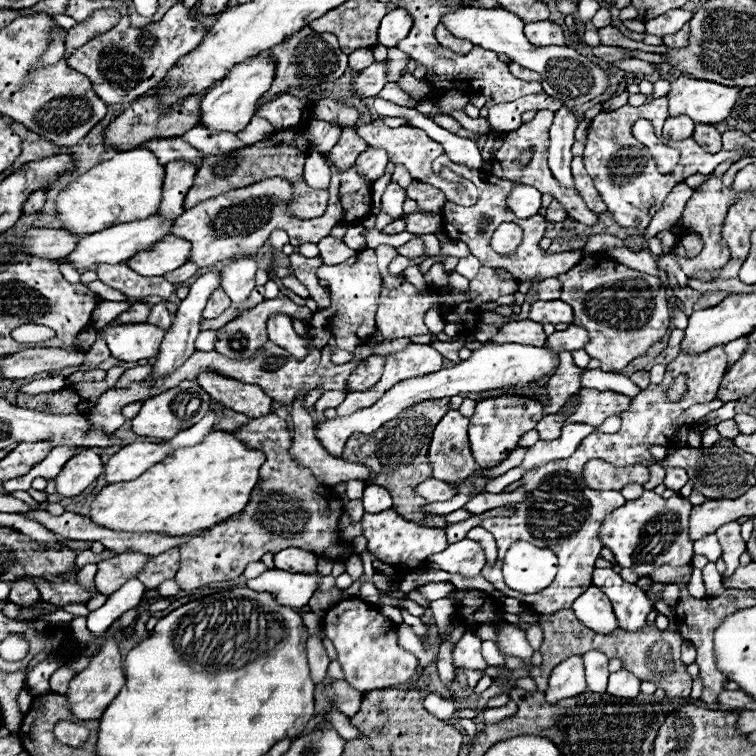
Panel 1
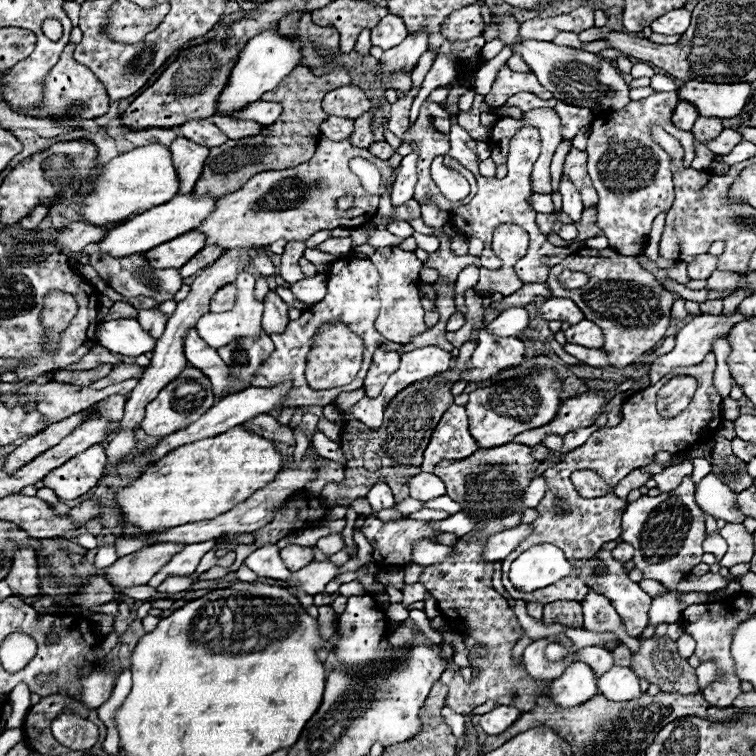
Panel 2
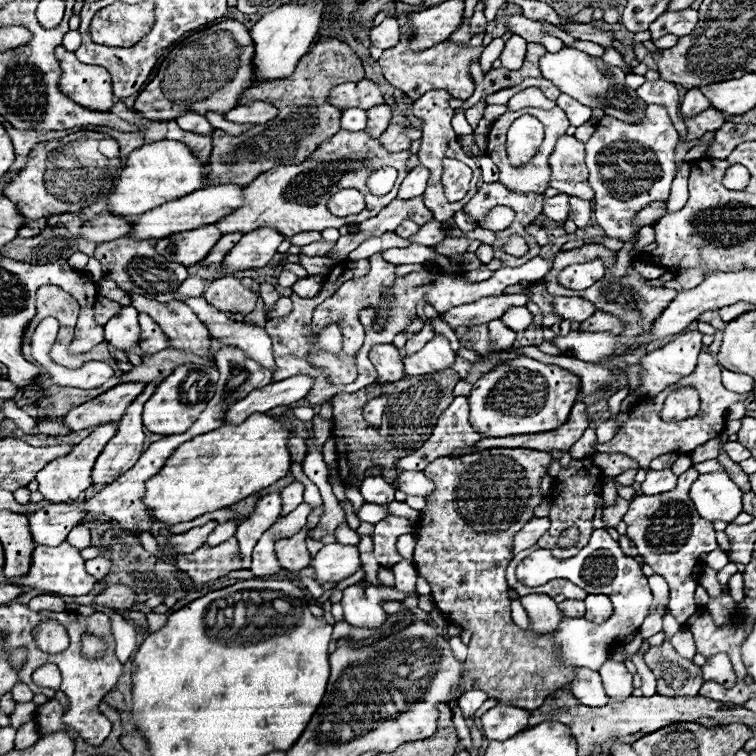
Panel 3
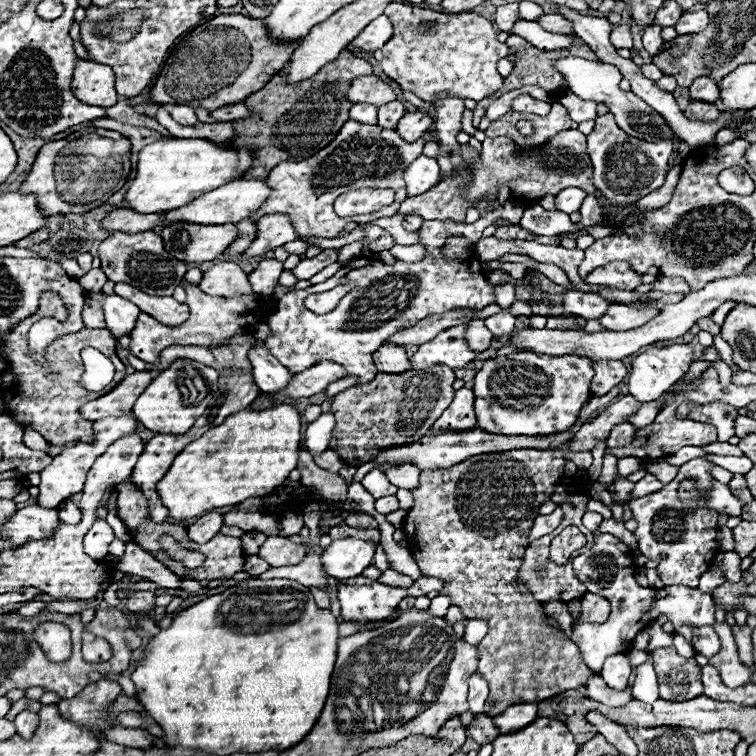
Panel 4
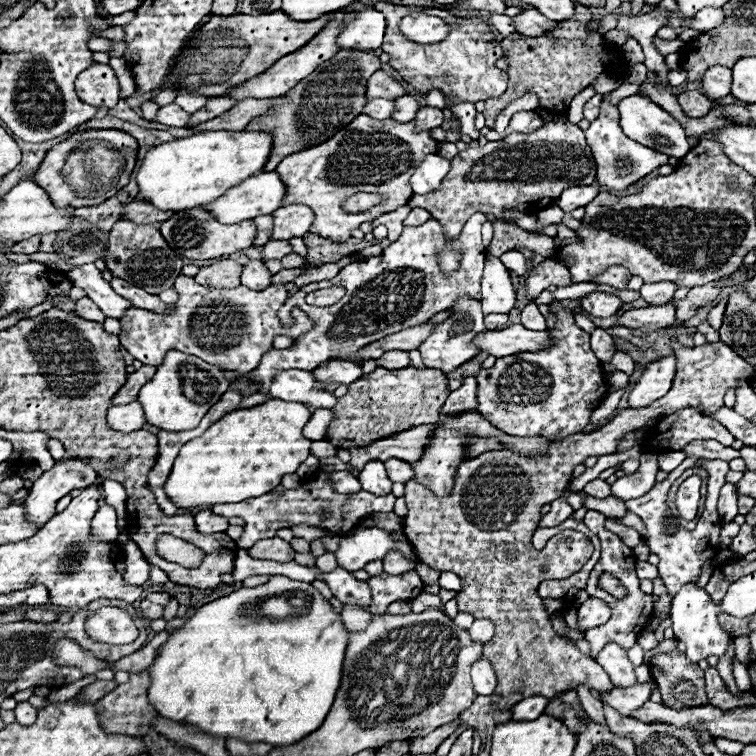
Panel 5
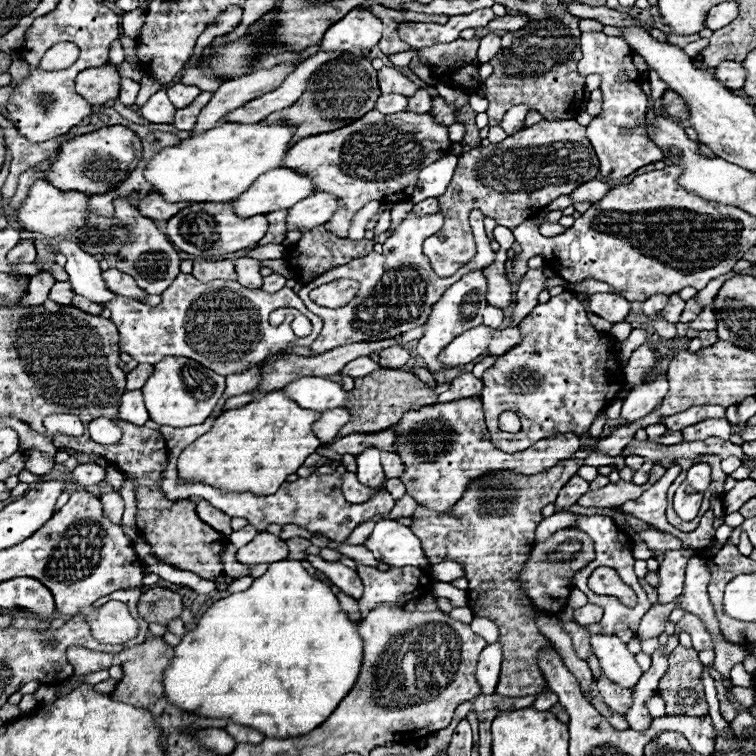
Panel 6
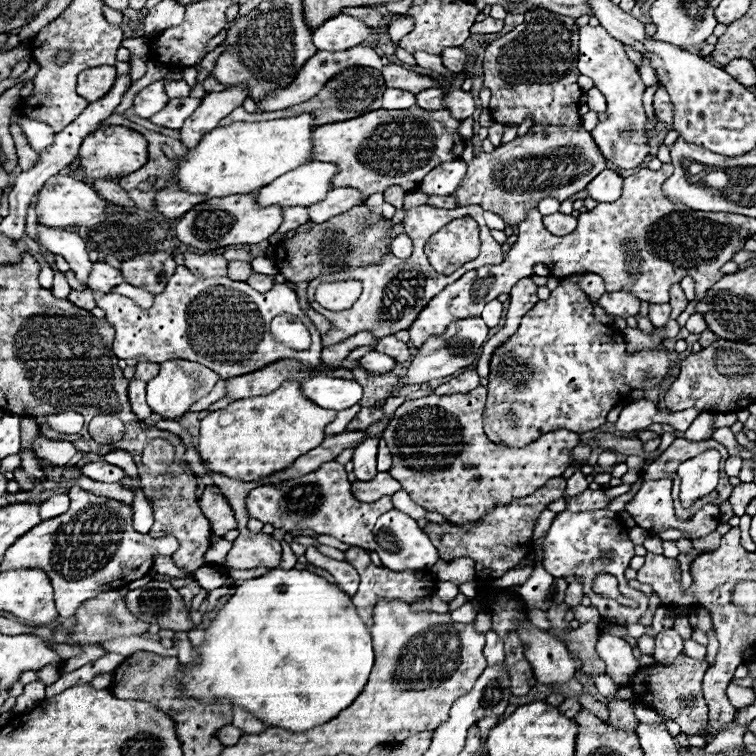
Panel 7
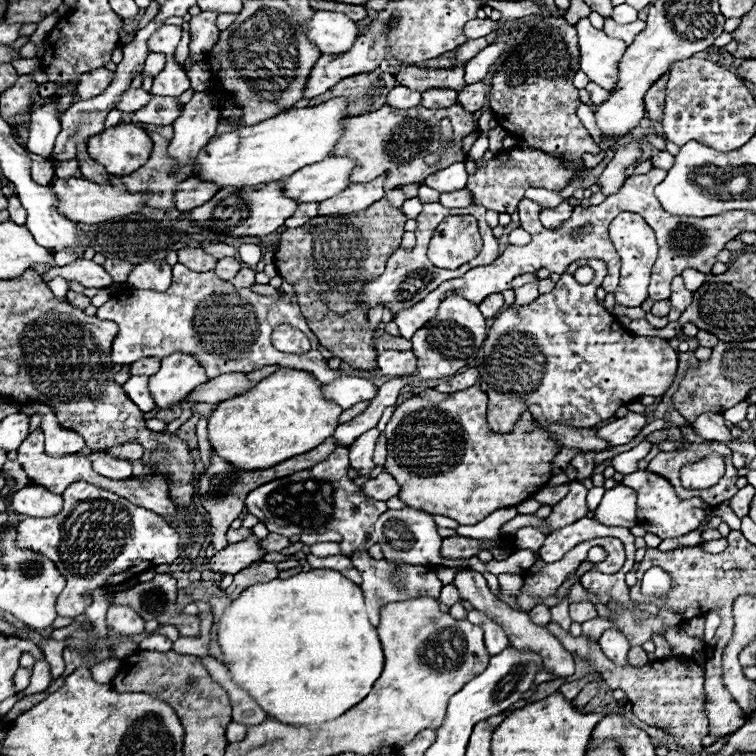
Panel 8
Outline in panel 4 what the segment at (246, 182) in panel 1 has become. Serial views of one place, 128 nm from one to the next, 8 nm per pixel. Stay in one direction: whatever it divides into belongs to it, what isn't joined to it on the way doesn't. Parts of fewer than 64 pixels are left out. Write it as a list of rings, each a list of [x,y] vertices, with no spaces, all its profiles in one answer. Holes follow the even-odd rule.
[[[342,50],[334,62],[322,66],[312,78],[286,84],[286,74],[280,70],[262,90],[248,96],[244,104],[254,110],[254,116],[244,122],[236,122],[234,140],[228,142],[228,146],[248,146],[252,150],[252,166],[242,174],[242,178],[264,180],[276,164],[286,160],[306,160],[328,146],[328,142],[332,142],[342,124],[348,120],[352,102],[346,100],[346,92],[350,82],[366,74],[372,74],[372,66],[362,58],[356,58],[350,50]]]

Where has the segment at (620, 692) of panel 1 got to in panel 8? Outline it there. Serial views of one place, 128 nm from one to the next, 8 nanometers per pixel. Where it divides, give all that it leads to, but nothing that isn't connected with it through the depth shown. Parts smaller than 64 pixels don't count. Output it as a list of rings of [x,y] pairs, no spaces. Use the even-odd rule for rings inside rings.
[[[606,630],[600,636],[598,642],[600,642],[602,652],[606,654],[606,658],[612,660],[616,666],[626,666],[628,664],[630,644],[628,644],[626,636],[620,630]]]

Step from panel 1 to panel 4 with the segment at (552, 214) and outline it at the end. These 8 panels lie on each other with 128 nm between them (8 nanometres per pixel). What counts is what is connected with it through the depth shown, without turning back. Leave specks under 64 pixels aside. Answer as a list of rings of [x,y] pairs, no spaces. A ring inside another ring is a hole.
[[[498,226],[494,236],[498,240],[534,240],[536,238],[536,234],[532,234],[522,226]]]

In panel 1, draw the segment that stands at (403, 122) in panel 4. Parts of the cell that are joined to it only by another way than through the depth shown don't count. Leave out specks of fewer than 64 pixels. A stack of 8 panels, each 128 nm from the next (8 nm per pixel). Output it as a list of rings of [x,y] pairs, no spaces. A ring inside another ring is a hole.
[[[368,148],[364,154],[358,156],[356,160],[356,170],[364,180],[378,180],[384,174],[384,168],[388,164],[388,156],[384,150],[376,150],[376,148]]]

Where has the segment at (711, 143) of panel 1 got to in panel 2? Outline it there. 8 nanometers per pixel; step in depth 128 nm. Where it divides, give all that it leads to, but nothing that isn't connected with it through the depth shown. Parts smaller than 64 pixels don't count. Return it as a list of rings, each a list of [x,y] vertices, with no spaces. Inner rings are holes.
[[[698,118],[696,124],[694,124],[694,128],[692,128],[692,134],[702,144],[708,144],[720,132],[722,132],[722,120],[720,118]]]

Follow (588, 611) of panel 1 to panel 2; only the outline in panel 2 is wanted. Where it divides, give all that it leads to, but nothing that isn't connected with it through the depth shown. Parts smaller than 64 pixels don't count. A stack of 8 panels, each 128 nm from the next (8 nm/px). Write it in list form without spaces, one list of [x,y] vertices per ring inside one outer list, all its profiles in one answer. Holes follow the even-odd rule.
[[[588,592],[582,598],[582,612],[584,612],[584,628],[592,630],[592,632],[610,631],[620,638],[622,644],[626,644],[631,651],[636,651],[640,647],[640,642],[637,638],[628,636],[620,616],[616,614],[616,610],[612,608],[610,600],[602,594],[596,592]]]

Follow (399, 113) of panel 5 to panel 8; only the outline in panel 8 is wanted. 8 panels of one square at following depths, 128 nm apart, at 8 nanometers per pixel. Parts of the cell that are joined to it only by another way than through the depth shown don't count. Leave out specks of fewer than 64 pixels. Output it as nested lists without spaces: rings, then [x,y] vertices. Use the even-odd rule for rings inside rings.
[[[426,90],[422,92],[422,106],[428,108],[440,108],[440,106],[452,106],[456,104],[456,92],[454,90]]]

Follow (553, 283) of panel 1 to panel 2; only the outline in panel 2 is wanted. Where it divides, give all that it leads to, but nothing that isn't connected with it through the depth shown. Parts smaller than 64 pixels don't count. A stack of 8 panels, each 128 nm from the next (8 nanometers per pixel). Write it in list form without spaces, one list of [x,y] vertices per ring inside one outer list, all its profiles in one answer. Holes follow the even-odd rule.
[[[524,284],[512,296],[506,296],[500,302],[492,302],[490,308],[506,310],[510,306],[526,306],[526,304],[532,304],[532,302],[544,302],[548,298],[552,298],[552,292],[550,292],[550,288],[546,284]]]

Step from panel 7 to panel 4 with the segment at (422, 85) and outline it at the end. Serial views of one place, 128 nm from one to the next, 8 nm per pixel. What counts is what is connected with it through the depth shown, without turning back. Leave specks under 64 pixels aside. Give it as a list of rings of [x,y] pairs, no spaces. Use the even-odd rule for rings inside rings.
[[[368,74],[368,76],[360,76],[360,78],[352,80],[346,98],[352,104],[356,104],[356,102],[368,102],[368,104],[382,106],[382,104],[388,104],[388,102],[396,100],[396,94],[378,76]]]

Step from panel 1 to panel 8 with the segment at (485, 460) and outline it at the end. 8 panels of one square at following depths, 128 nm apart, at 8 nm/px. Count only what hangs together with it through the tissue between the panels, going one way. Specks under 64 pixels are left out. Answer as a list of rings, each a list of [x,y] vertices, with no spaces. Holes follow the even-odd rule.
[[[580,260],[580,262],[572,262],[572,266],[568,266],[568,270],[560,276],[560,280],[556,282],[556,288],[548,294],[542,294],[536,302],[524,306],[524,308],[510,308],[498,314],[498,318],[494,320],[488,338],[484,340],[482,348],[484,348],[484,382],[486,382],[486,394],[488,394],[488,426],[492,432],[512,432],[514,424],[520,420],[522,412],[532,412],[532,420],[534,420],[534,428],[548,428],[550,424],[560,424],[560,426],[568,426],[568,428],[592,428],[608,418],[612,418],[616,414],[616,410],[620,406],[630,404],[630,400],[638,400],[642,396],[664,396],[664,392],[670,388],[674,376],[676,376],[676,368],[678,368],[678,354],[676,350],[670,348],[668,340],[662,338],[646,338],[646,336],[632,336],[628,332],[628,338],[624,338],[626,330],[620,326],[620,322],[616,322],[616,316],[608,314],[604,310],[604,306],[596,300],[596,288],[602,284],[606,276],[606,266],[602,262],[596,260]],[[580,266],[590,266],[594,270],[594,280],[590,284],[578,284],[574,280],[574,272]]]

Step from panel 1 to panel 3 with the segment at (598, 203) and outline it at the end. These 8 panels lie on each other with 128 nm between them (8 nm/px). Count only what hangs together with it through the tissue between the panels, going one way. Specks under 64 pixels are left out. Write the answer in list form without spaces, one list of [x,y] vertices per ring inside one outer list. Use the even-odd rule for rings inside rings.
[[[560,136],[556,150],[550,158],[552,182],[550,186],[558,192],[572,194],[584,200],[592,200],[594,192],[588,186],[588,168],[584,162],[584,144],[578,142],[574,136]]]

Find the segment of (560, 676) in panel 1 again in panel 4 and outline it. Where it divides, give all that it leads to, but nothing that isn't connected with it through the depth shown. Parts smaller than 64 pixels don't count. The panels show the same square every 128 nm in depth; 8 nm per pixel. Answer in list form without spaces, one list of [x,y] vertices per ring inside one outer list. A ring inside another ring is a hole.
[[[594,674],[594,676],[588,678],[584,690],[586,690],[586,698],[596,700],[596,702],[606,704],[606,706],[612,706],[612,708],[624,706],[624,704],[628,704],[630,700],[634,700],[626,690],[618,692],[618,690],[612,690],[612,688],[604,686],[604,680],[602,680],[598,674]]]

